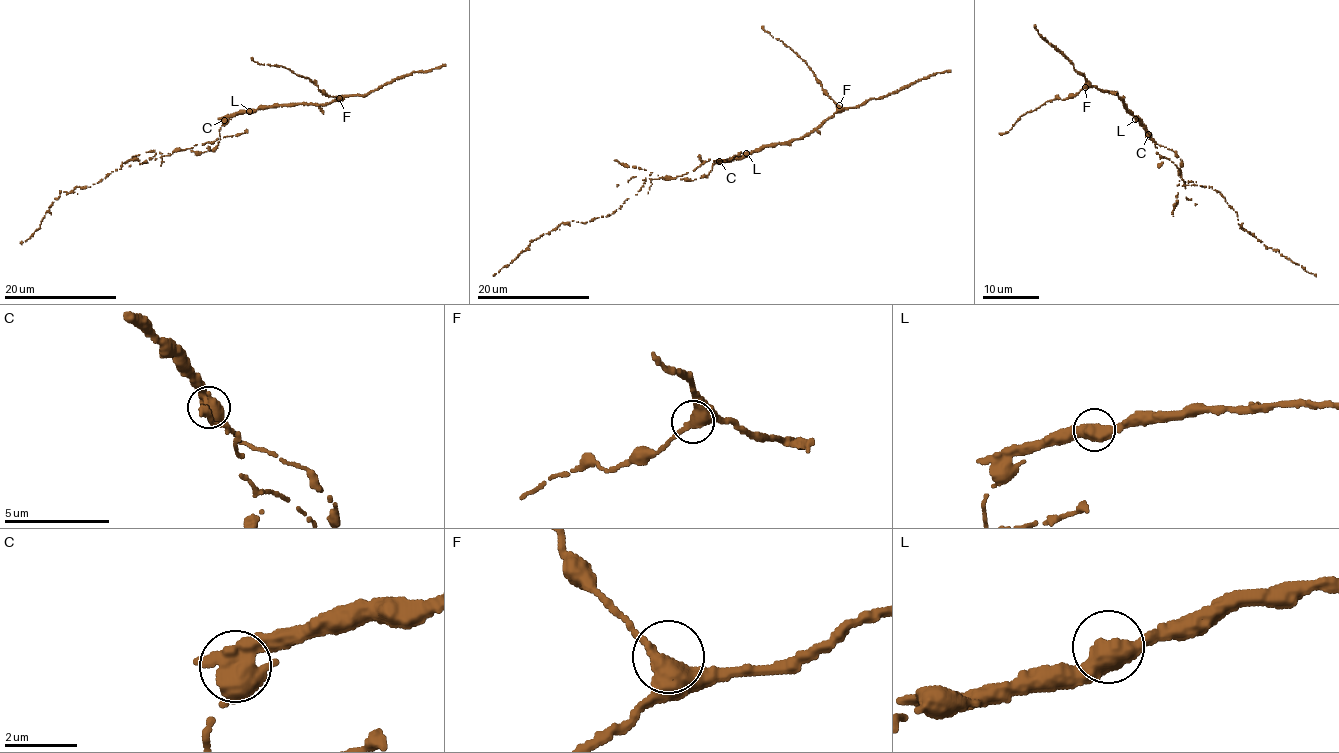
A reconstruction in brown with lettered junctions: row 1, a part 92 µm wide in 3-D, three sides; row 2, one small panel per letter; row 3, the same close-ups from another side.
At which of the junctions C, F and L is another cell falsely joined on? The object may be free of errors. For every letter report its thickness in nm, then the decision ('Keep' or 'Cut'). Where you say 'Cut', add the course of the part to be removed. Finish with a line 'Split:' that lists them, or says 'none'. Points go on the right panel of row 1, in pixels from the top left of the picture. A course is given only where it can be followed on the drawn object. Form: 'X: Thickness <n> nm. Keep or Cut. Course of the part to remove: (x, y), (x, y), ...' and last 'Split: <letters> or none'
C: Thickness 550 nm. Cut. Course of the part to remove: (1148, 134), (1183, 164), (1176, 166), (1184, 186), (1196, 181), (1220, 192), (1237, 214), (1241, 229), (1316, 275)
F: Thickness 400 nm. Keep
L: Thickness 550 nm. Keep
Split: C

